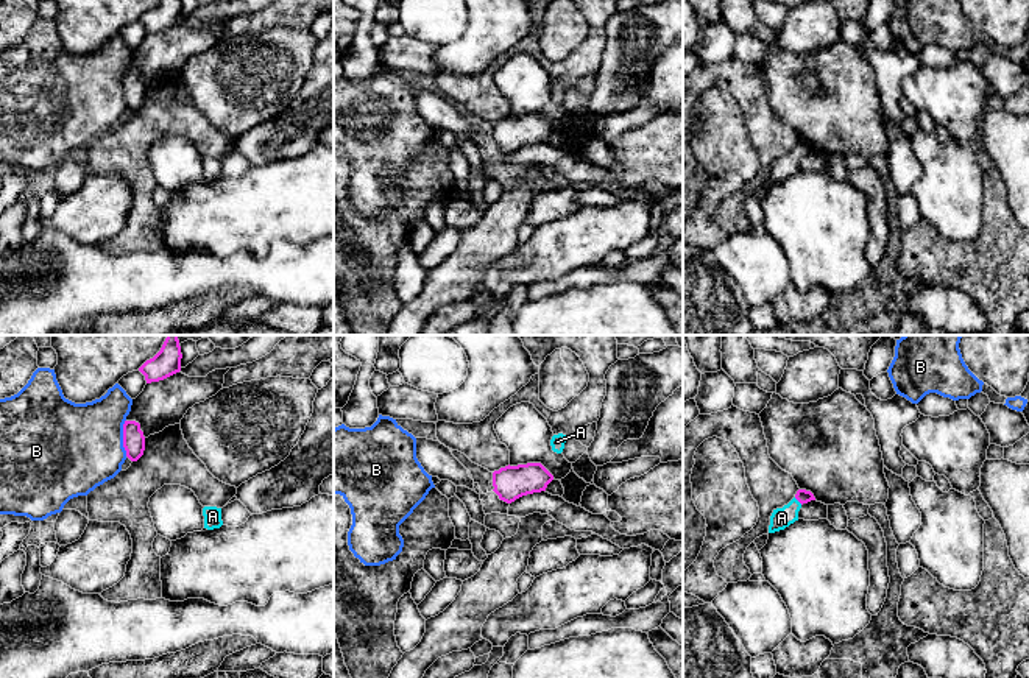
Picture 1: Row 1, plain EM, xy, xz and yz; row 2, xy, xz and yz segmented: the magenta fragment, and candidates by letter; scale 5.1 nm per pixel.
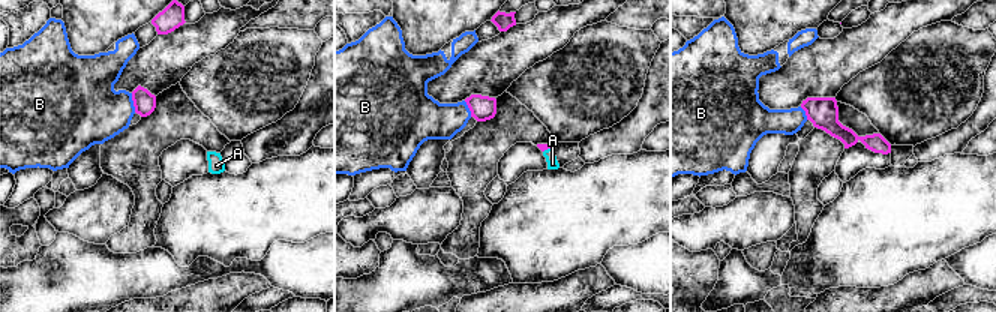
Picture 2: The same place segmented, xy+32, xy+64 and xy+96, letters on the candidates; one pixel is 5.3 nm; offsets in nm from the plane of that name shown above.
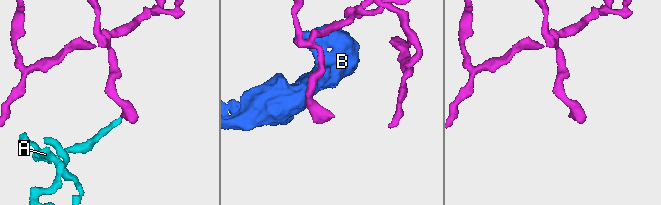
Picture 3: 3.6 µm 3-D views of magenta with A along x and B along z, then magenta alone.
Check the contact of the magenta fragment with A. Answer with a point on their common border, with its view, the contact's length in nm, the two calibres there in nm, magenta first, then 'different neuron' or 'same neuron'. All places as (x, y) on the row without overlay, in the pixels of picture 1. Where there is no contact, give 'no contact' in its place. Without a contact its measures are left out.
meets magenta in yz at (799, 151); contact 60 nm long; 70 nm thick on the magenta side, 110 nm on the other; same neuron

